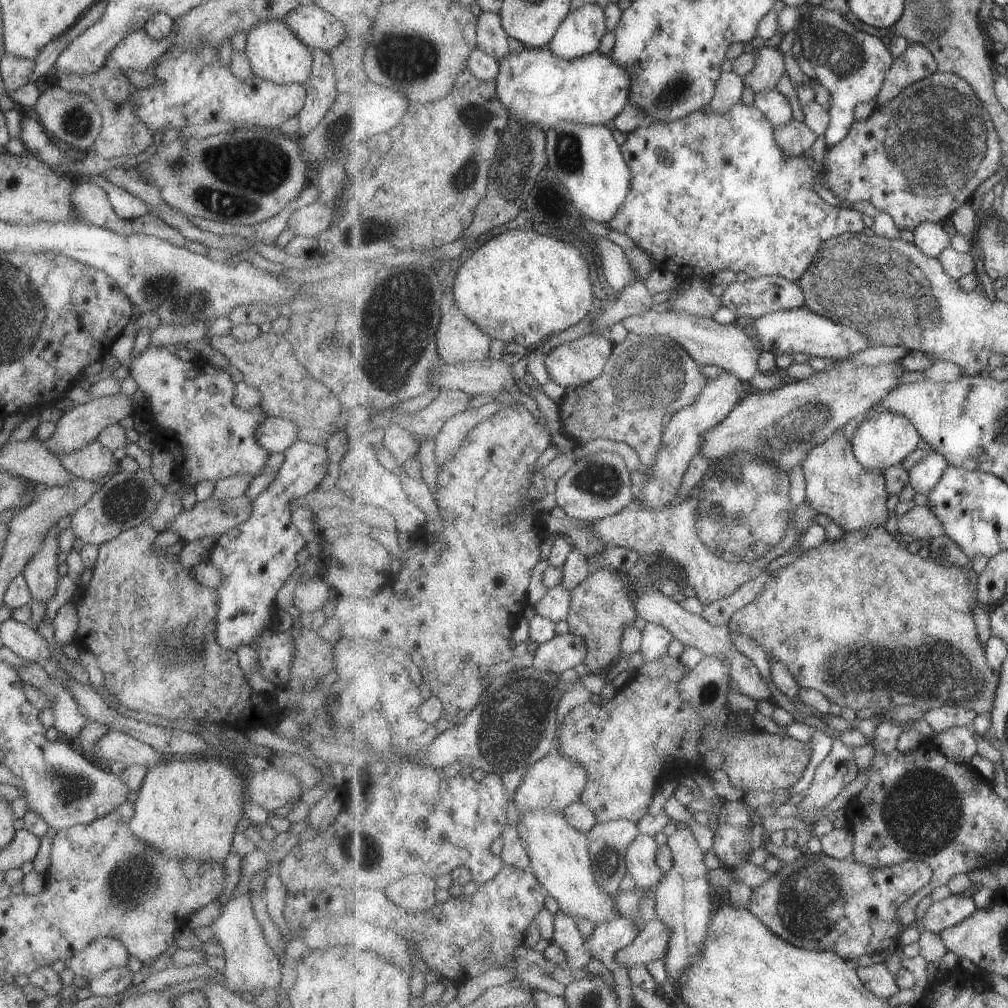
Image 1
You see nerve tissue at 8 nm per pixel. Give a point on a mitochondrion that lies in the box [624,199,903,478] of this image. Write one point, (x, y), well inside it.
(800, 425)

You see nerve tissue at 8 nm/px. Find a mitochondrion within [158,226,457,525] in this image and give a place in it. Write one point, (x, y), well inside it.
(393, 319)

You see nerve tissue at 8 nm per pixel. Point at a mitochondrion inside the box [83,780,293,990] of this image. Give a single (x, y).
(135, 870)

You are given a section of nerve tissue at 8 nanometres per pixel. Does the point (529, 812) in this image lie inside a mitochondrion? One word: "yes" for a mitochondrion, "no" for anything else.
no

